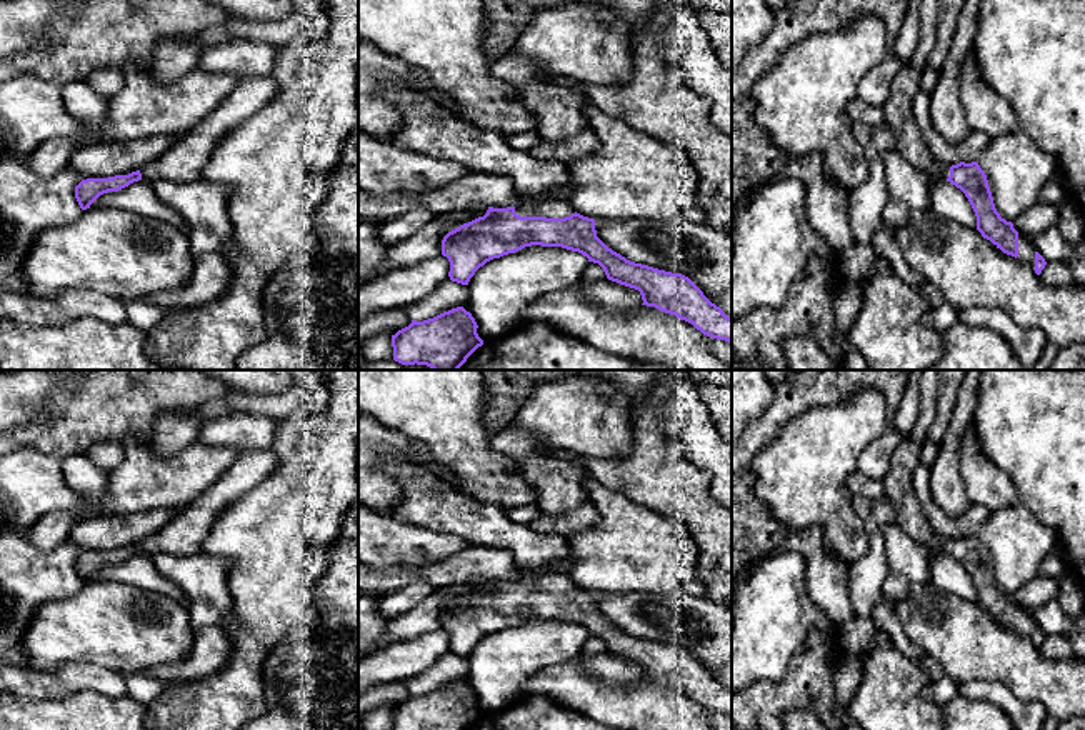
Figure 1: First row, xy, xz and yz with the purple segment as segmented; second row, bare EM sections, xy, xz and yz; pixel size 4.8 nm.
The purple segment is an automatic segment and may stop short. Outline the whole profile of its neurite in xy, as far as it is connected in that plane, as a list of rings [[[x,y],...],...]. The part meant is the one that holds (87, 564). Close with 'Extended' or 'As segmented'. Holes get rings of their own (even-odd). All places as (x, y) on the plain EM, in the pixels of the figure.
[[[272,448],[238,453],[233,465],[202,495],[185,505],[167,525],[137,545],[108,552],[87,552],[75,560],[75,572],[82,583],[103,567],[118,565],[133,555],[158,552],[173,555],[200,553],[200,545],[218,513],[233,498],[250,492],[278,467]]]. Extended

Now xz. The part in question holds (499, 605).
[[[570,573],[488,580],[483,590],[443,610],[442,628],[450,635],[450,653],[468,658],[487,635],[532,618],[578,625],[598,637],[608,653],[638,663],[642,678],[675,688],[703,708],[732,717],[732,692],[688,650],[635,637],[613,625],[597,610],[595,593],[577,587]]]. Extended

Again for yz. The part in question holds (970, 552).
[[[977,535],[940,540],[940,548],[942,553],[950,555],[965,567],[977,590],[977,603],[983,612],[990,613],[1003,627],[1032,640],[1037,648],[1042,647],[1047,638],[1045,632],[1035,623],[1030,610],[1018,607],[1012,595],[1000,590],[987,548]]]. Extended

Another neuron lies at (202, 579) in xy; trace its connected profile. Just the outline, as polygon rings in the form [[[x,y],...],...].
[[[165,552],[150,555],[150,560],[157,572],[183,592],[195,630],[222,625],[230,618],[233,595],[223,560],[205,553],[173,555]]]

